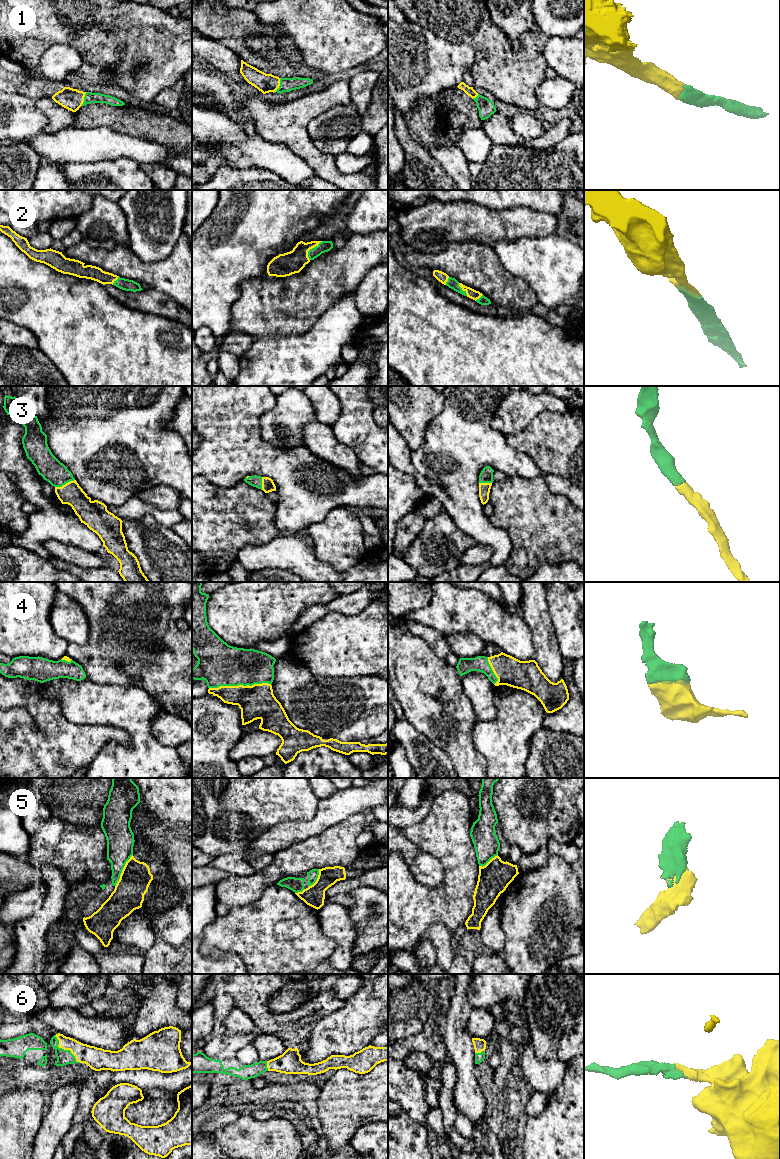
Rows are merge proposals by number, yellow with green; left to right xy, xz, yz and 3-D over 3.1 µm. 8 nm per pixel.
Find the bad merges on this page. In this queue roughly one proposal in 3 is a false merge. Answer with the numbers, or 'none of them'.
5

